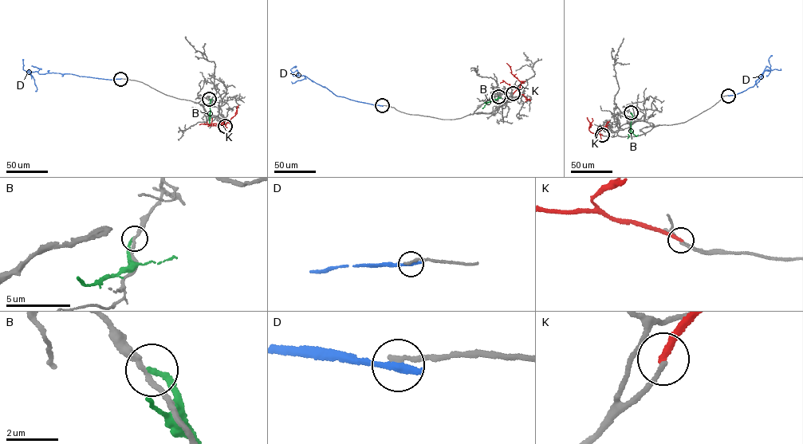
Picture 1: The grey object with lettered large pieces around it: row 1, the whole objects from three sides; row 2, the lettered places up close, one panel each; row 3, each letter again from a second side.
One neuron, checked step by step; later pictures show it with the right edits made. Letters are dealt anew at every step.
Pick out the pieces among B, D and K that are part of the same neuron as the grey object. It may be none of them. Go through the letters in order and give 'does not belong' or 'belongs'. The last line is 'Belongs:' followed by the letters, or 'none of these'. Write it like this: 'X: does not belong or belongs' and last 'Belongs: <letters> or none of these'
B: does not belong
D: does not belong
K: does not belong
Belongs: none of these

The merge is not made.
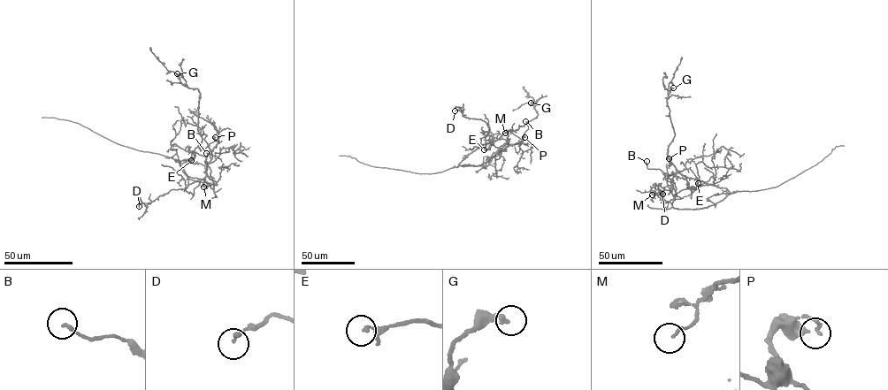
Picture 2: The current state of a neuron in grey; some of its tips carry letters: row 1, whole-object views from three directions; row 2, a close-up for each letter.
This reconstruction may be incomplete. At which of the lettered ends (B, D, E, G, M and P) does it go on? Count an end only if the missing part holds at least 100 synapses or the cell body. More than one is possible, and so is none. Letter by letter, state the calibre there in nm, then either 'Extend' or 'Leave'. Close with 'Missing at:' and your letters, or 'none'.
B: Thickness 120 nm. Leave
D: Thickness 200 nm. Leave
E: Thickness 180 nm. Leave
G: Thickness 240 nm. Leave
M: Thickness 120 nm. Leave
P: Thickness 140 nm. Leave
Missing at: none

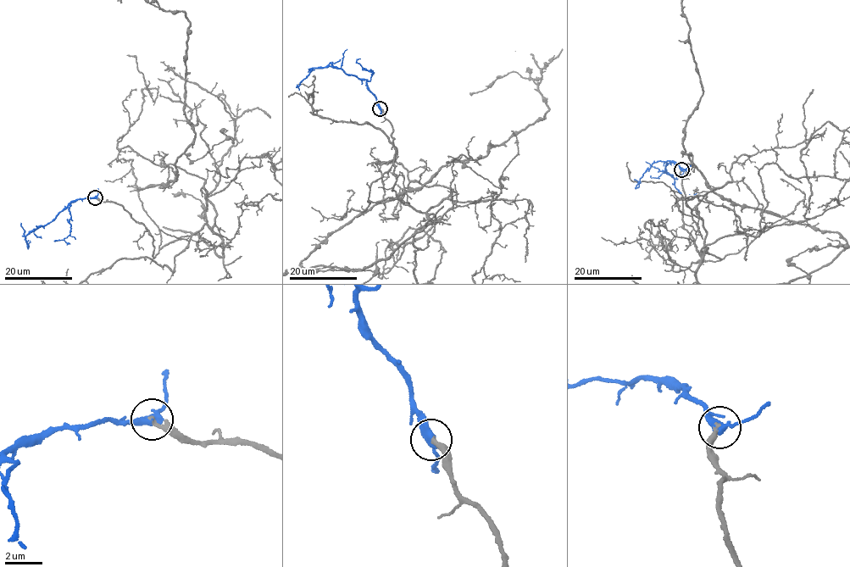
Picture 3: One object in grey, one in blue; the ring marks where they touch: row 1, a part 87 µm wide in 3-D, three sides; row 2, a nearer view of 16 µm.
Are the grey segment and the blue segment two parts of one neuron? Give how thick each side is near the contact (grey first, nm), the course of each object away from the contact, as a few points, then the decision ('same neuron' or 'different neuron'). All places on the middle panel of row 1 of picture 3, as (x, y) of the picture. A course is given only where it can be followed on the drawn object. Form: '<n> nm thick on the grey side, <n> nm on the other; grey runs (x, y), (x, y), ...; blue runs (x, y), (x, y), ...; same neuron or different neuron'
220 nm thick on the grey side, 360 nm on the other; blue runs (380, 108), (367, 80), (329, 65), (313, 68), (297, 85); same neuron

